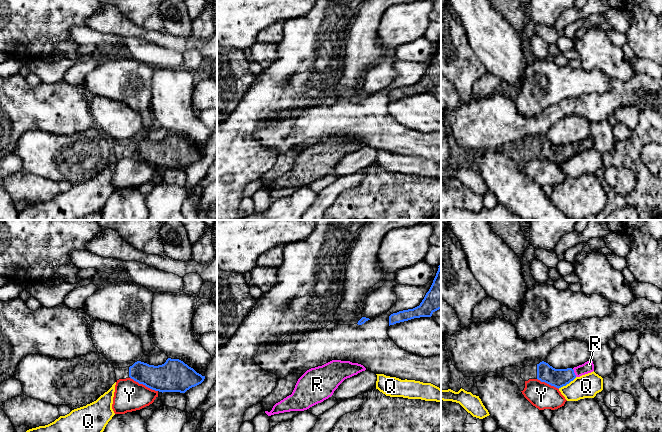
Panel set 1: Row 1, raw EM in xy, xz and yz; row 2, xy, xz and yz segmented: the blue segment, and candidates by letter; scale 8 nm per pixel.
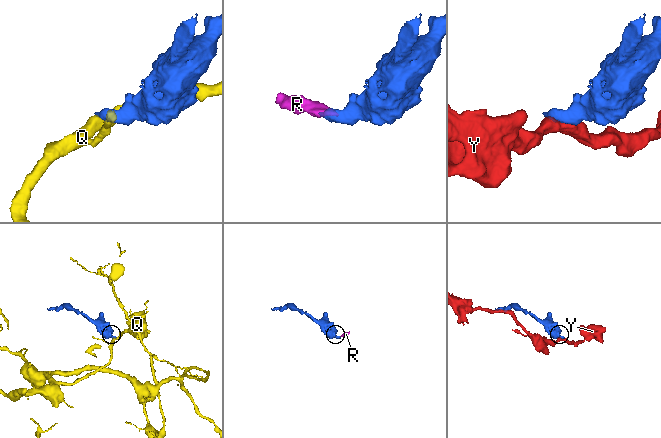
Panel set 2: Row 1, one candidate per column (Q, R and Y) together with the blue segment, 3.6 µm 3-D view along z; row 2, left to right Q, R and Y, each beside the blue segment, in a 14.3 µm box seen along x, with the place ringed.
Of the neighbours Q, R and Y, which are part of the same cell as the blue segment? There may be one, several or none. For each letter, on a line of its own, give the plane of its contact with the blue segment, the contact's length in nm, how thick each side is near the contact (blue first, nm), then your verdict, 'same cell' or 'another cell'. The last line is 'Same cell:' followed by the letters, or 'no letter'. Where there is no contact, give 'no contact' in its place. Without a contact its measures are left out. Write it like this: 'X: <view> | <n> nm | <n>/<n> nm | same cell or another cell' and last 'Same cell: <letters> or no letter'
Q: yz | 180 nm | 150/190 nm | another cell
R: yz | 70 nm | 150/90 nm | same cell
Y: xy | 260 nm | 260/240 nm | another cell
Same cell: R

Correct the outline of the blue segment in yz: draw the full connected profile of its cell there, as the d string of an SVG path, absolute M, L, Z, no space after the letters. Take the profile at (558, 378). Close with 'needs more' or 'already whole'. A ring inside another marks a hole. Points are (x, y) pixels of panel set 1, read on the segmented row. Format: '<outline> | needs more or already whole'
M592 359L573 369L555 369L548 363L542 361L537 364L537 379L559 389L569 384L576 377L580 377L593 371L594 364Z | needs more

